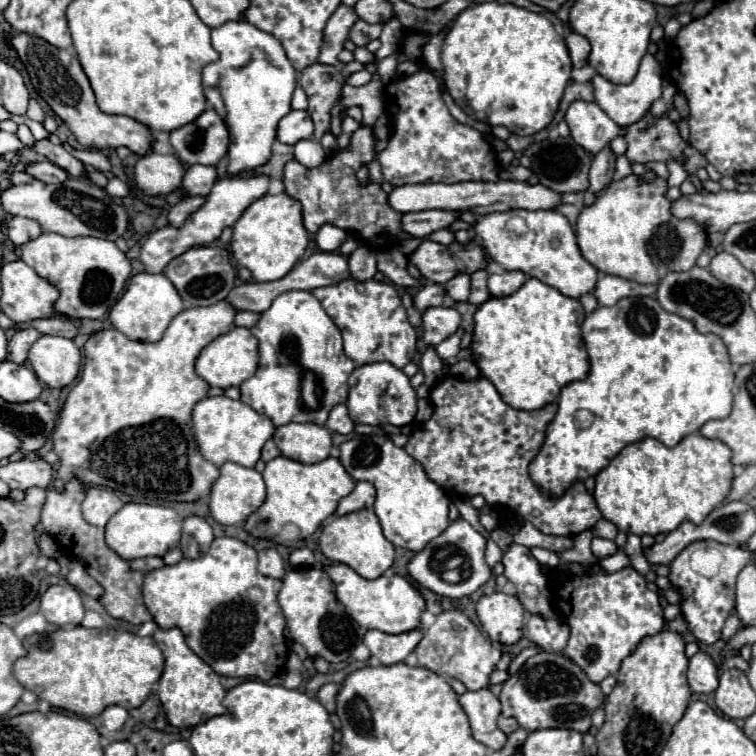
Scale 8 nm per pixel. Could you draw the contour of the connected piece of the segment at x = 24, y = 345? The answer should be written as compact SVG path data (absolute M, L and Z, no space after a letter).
M21 329L13 335L13 339L9 341L9 361L23 365L27 363L27 353L31 349L31 345L41 337L39 331L35 329Z

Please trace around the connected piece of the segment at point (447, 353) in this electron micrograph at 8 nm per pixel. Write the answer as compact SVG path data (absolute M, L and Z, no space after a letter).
M461 331L447 337L439 345L435 347L435 351L442 359L449 359L457 356L460 352Z

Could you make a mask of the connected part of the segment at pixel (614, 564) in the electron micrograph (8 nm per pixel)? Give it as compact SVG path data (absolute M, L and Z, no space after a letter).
M617 549L615 555L611 555L611 557L607 557L607 559L601 559L601 567L603 567L605 571L619 571L619 569L623 569L623 567L627 567L627 565L629 565L629 559L627 559L627 555L623 553L623 549Z

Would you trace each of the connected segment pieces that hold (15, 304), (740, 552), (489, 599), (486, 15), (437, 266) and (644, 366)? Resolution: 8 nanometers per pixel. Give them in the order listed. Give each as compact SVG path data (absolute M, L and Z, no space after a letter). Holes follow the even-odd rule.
M21 259L19 261L11 261L11 263L3 263L3 267L1 267L1 283L3 283L1 311L7 317L11 317L13 321L27 323L27 321L35 321L35 319L63 317L55 309L55 301L59 299L59 291L49 281L39 277L33 269L29 269L29 265L25 265Z
M695 541L685 547L671 563L669 579L673 585L679 585L687 597L687 603L681 603L683 615L689 621L691 633L699 641L711 645L721 637L721 627L729 617L729 611L735 607L735 579L749 563L749 557L753 557L753 553L741 547L723 545L717 541Z
M495 591L477 601L477 617L491 641L513 645L521 639L525 609L515 595Z
M497 1L467 7L467 9L453 21L449 33L445 35L443 47L441 47L441 63L443 63L445 85L447 85L449 93L451 93L451 97L455 99L455 103L457 103L461 109L473 113L475 117L483 117L483 119L485 119L485 115L487 115L487 125L491 125L491 127L503 125L503 127L507 127L513 135L535 135L535 133L539 133L541 129L545 129L545 127L553 121L553 115L555 115L555 111L557 111L557 107L559 107L559 101L561 101L561 97L563 97L563 91L565 91L565 87L567 87L569 81L571 81L571 67L573 67L573 65L571 65L571 57L569 57L569 49L567 49L563 37L555 31L555 25L553 25L545 15L527 11L527 9L517 7L517 5L511 5L511 3L501 5L501 3L497 3Z
M479 239L469 243L453 241L451 245L439 245L433 241L423 241L411 261L419 267L421 275L431 283L447 283L455 275L473 275L479 269L487 269L489 259Z
M629 297L629 299L617 301L617 303L611 305L611 307L597 307L591 315L585 317L585 321L583 321L583 325L581 325L581 335L583 335L583 343L585 343L587 353L589 353L591 371L589 371L589 375L587 375L587 379L569 383L569 385L565 385L565 387L561 389L561 395L559 395L559 411L557 411L555 419L551 421L551 425L549 425L549 429L547 429L547 437L545 437L545 447L547 447L547 449L541 449L539 455L533 459L533 463L531 463L531 467L529 467L533 481L541 487L543 493L547 493L547 495L561 495L573 481L577 481L577 479L583 481L583 479L587 479L589 475L597 475L597 473L607 465L607 461L613 459L613 457L615 457L625 445L629 445L629 443L641 441L641 439L645 439L645 437L655 437L655 439L659 439L663 445L675 447L683 437L687 437L687 435L691 435L691 433L697 433L697 431L701 429L701 425L705 425L707 421L711 421L711 419L725 419L725 417L731 413L733 379L735 379L735 375L733 375L733 369L731 369L731 359L729 359L727 349L725 349L725 343L723 343L717 335L713 335L713 333L699 333L691 321L687 321L687 319L675 315L675 313L665 311L655 297ZM579 409L587 409L587 411L591 411L591 413L595 415L591 427L579 429L579 427L575 425L573 415L575 415L575 411L579 411Z

